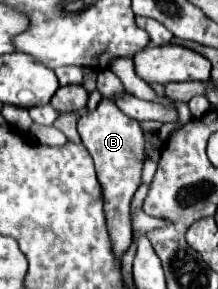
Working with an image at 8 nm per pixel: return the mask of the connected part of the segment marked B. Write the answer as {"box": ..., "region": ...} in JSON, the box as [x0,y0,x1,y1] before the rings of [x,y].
{"box":[78,98,146,258],"region":[[[102,98],[96,110],[82,110],[78,120],[78,132],[82,144],[94,158],[96,174],[102,184],[104,192],[104,212],[110,230],[110,238],[114,242],[114,254],[122,258],[126,248],[132,242],[132,228],[130,228],[130,200],[140,186],[140,172],[142,162],[146,158],[144,152],[144,138],[138,120],[130,120],[110,98]]]}

